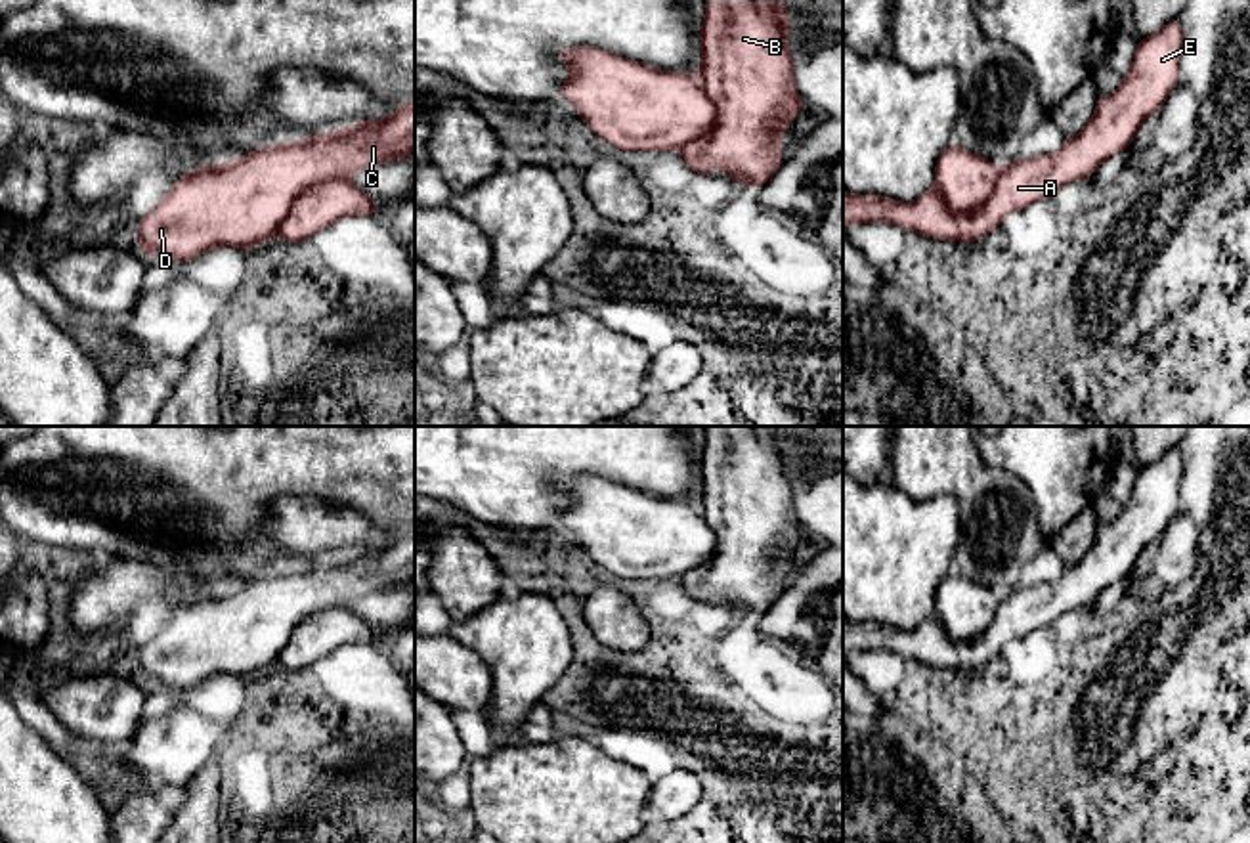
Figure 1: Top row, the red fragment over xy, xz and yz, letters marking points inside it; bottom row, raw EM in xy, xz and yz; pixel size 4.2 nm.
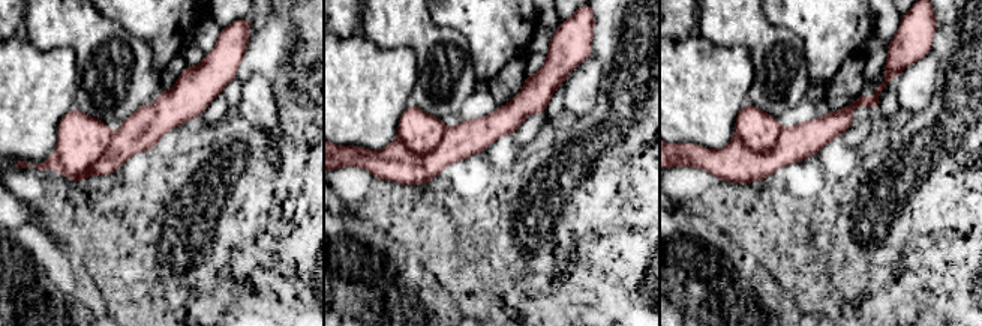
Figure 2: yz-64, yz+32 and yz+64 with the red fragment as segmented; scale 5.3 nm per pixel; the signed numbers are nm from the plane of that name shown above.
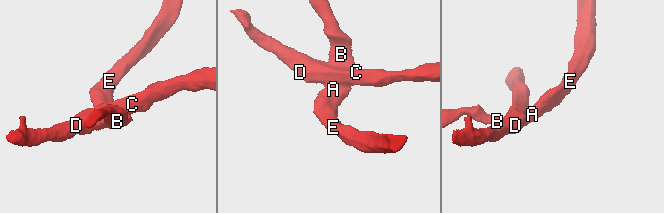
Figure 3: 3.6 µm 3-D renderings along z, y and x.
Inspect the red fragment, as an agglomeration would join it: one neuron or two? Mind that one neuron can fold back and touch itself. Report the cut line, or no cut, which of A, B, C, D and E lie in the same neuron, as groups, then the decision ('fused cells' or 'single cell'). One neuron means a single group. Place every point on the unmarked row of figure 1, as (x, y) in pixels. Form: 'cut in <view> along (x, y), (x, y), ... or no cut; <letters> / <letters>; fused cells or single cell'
cut in yz along (1002, 597), (994, 620), (969, 639), (954, 641), (933, 614); A B E / C D; fused cells

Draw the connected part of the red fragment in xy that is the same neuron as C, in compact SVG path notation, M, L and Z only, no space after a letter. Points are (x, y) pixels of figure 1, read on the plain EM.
M415 528L386 547L356 551L344 558L319 560L308 568L273 572L224 593L182 602L176 614L138 652L138 673L147 684L189 690L212 677L248 679L277 663L292 629L327 610L348 610L357 598L415 583Z

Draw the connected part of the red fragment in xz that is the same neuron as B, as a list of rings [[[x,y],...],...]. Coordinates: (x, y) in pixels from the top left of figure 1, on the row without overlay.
[[[705,426],[700,459],[703,491],[698,507],[717,547],[705,564],[680,577],[694,602],[722,596],[740,614],[763,616],[784,593],[780,566],[787,551],[805,537],[793,507],[795,487],[786,474],[789,453],[784,426]]]

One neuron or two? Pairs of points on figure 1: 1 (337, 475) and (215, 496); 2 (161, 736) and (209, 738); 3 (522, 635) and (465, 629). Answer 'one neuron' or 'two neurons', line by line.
1: one neuron
2: one neuron
3: one neuron

